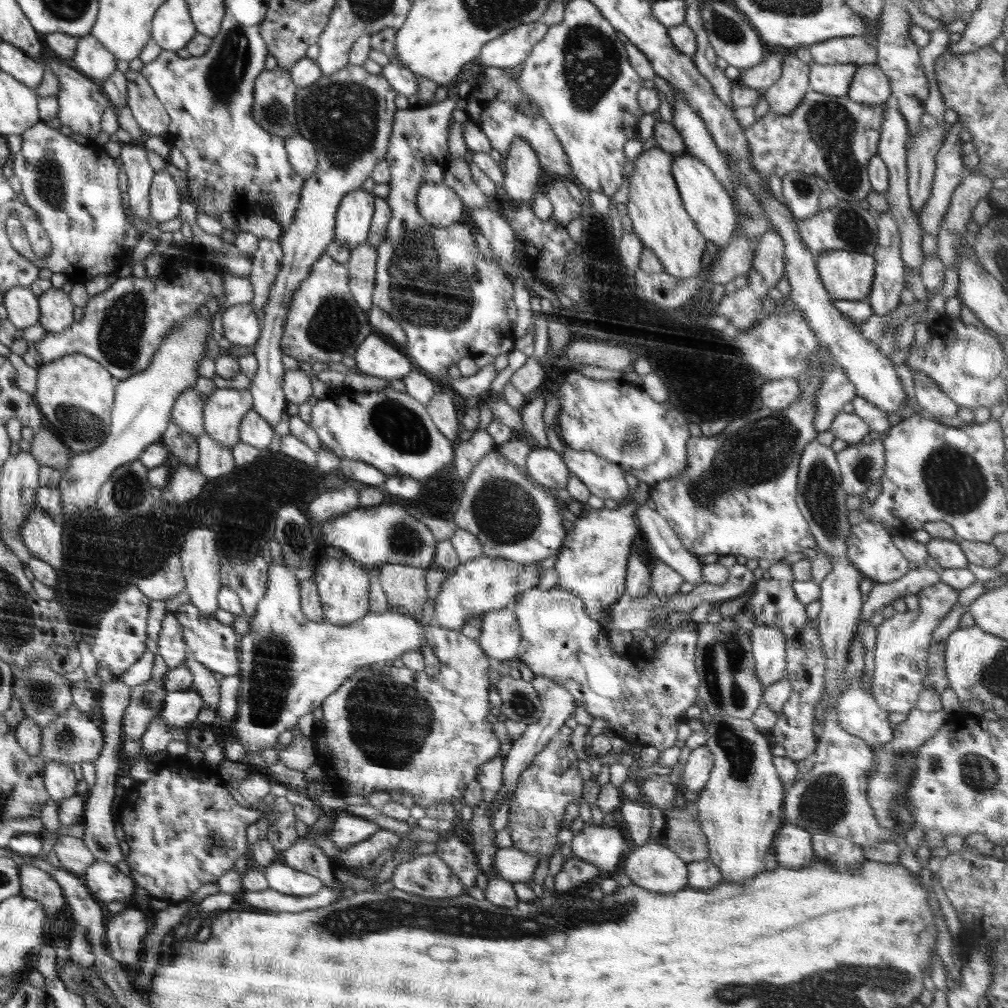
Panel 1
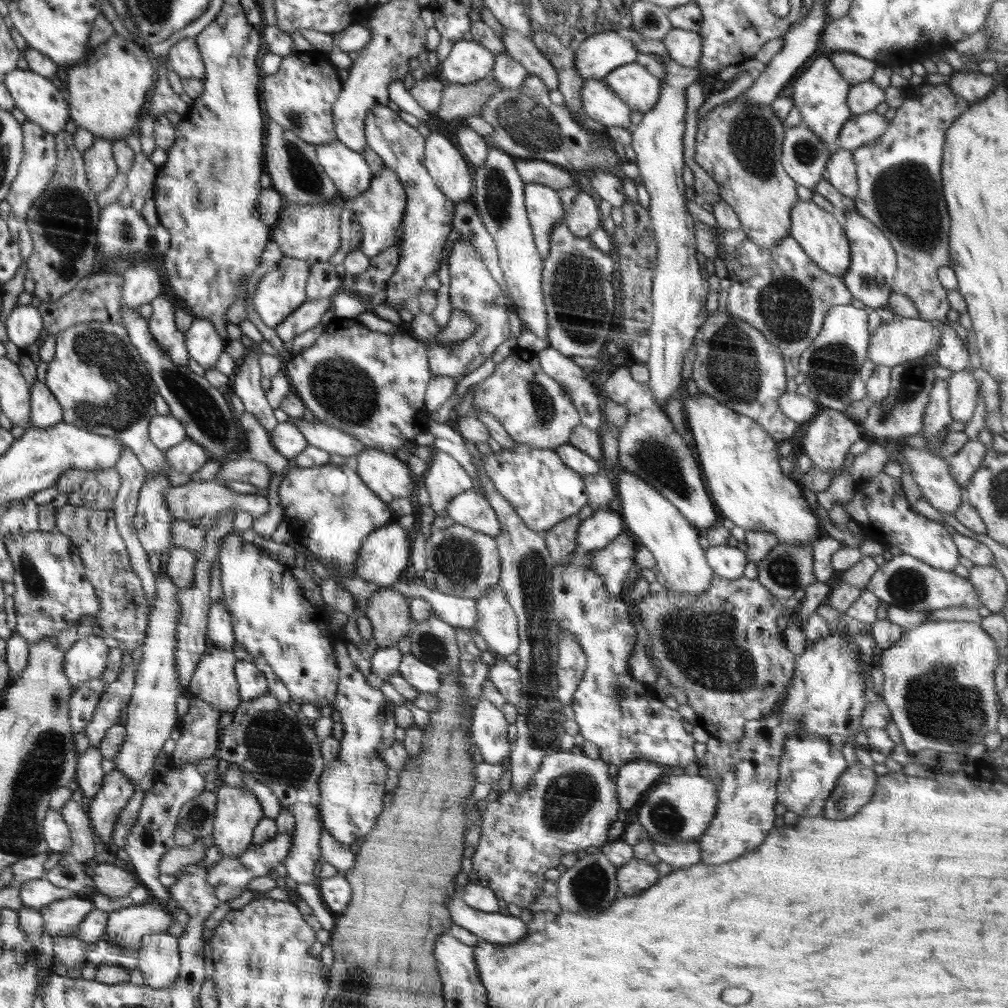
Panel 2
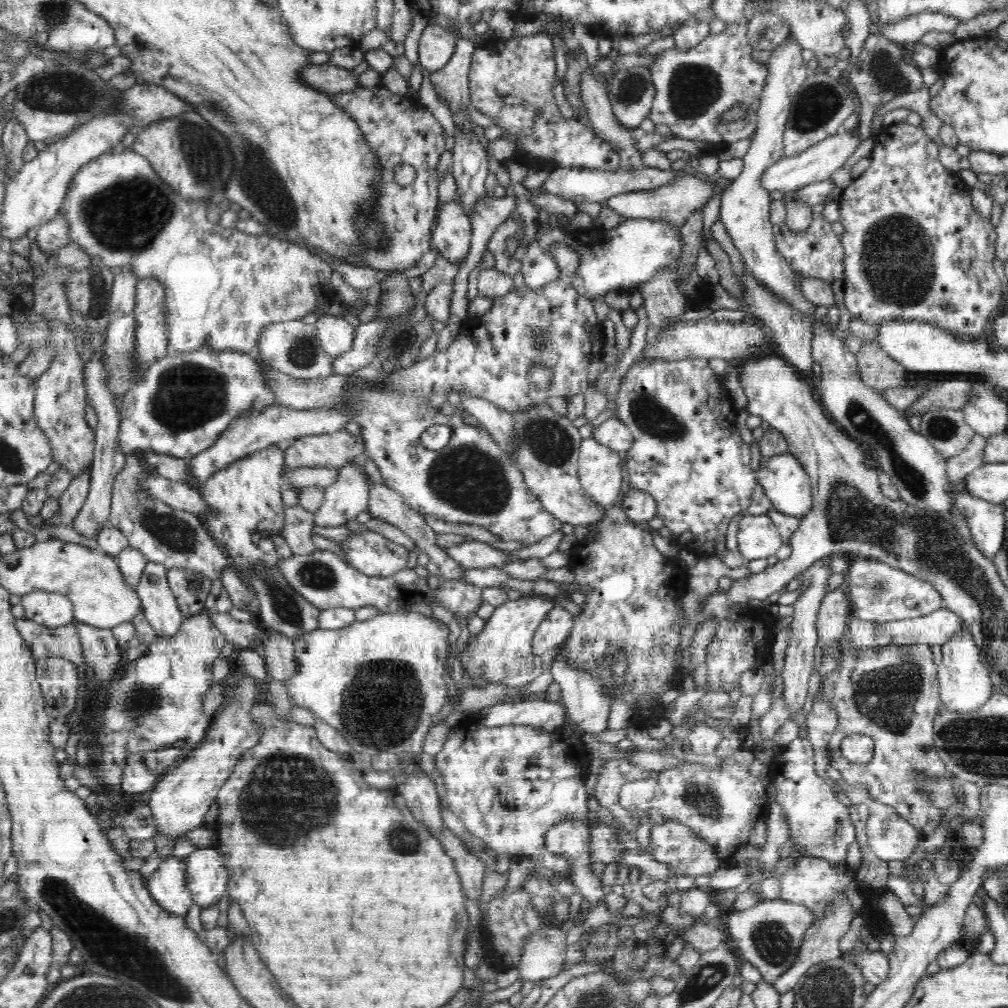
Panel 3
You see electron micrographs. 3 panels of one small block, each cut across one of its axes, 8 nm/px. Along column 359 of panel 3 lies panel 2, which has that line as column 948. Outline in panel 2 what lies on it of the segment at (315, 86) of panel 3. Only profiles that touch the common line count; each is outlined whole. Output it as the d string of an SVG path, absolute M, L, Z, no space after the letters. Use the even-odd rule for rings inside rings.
M954 71L946 86L953 94L972 104L980 102L993 90L993 79L983 73Z

